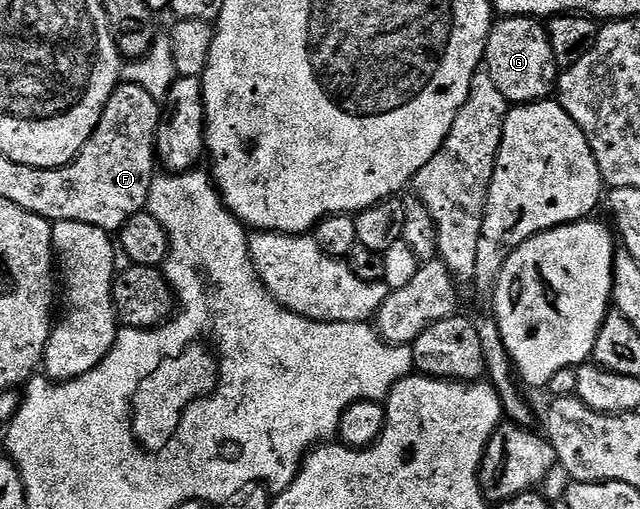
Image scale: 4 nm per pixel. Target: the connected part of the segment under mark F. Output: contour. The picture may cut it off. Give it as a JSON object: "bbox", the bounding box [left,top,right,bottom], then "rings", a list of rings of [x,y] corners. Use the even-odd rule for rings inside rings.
{"bbox":[59,82,161,234],"rings":[[[123,82],[116,88],[101,114],[99,125],[95,127],[93,134],[73,161],[77,166],[85,166],[87,186],[85,186],[85,190],[81,190],[77,200],[73,200],[71,204],[59,206],[59,221],[85,222],[115,234],[125,226],[125,222],[129,222],[129,218],[133,218],[133,214],[146,209],[151,181],[157,175],[155,135],[159,129],[161,115],[160,101],[158,99],[155,101],[151,96],[154,96],[152,89],[143,88],[140,84]]]}

